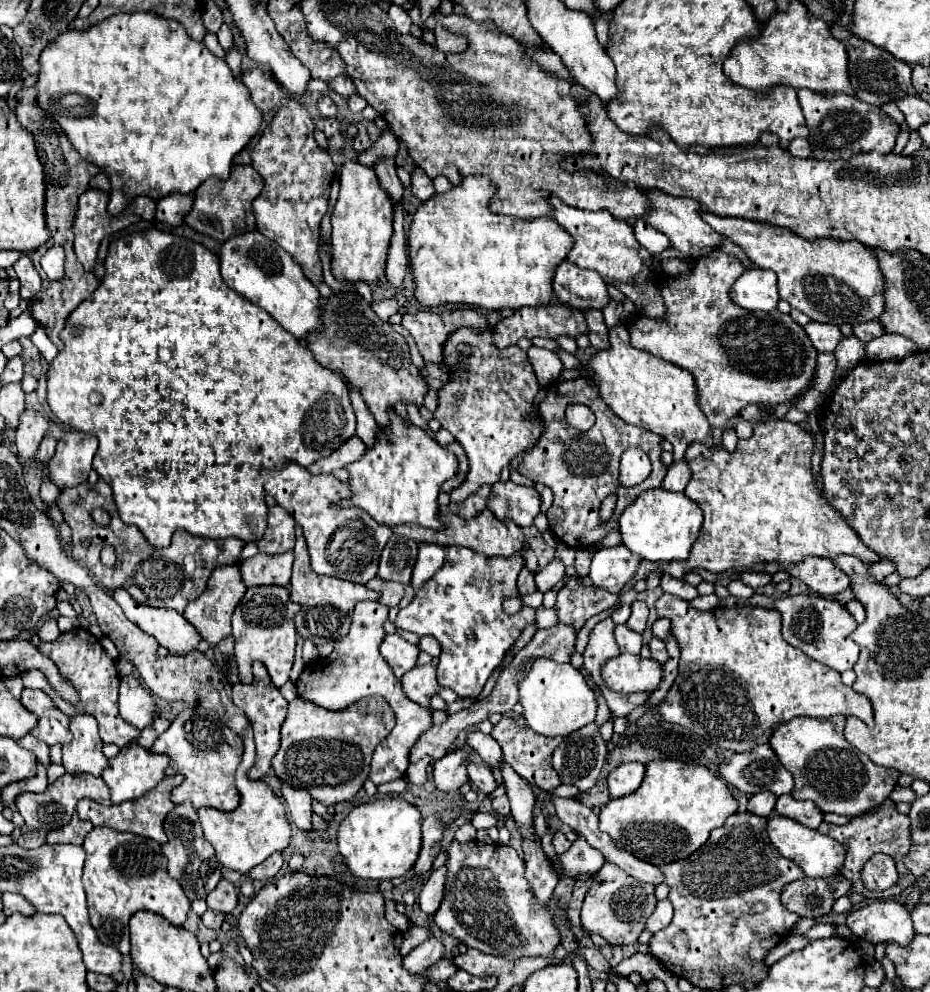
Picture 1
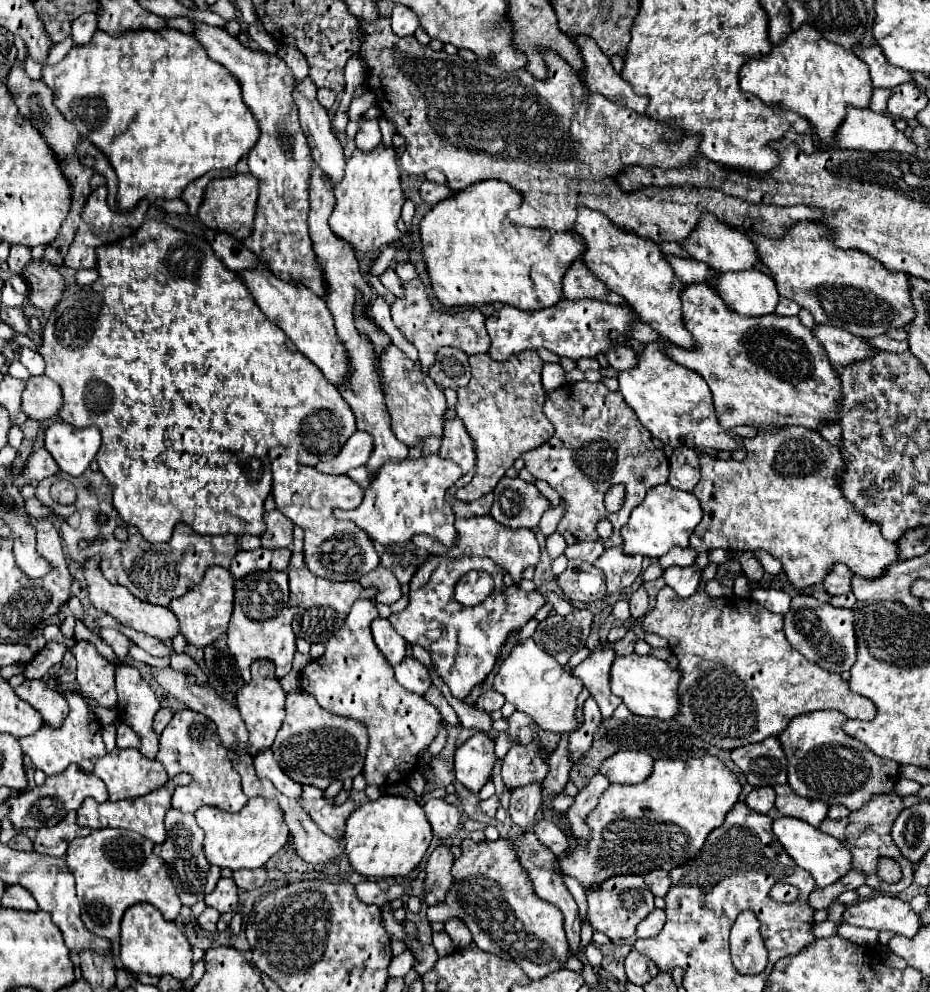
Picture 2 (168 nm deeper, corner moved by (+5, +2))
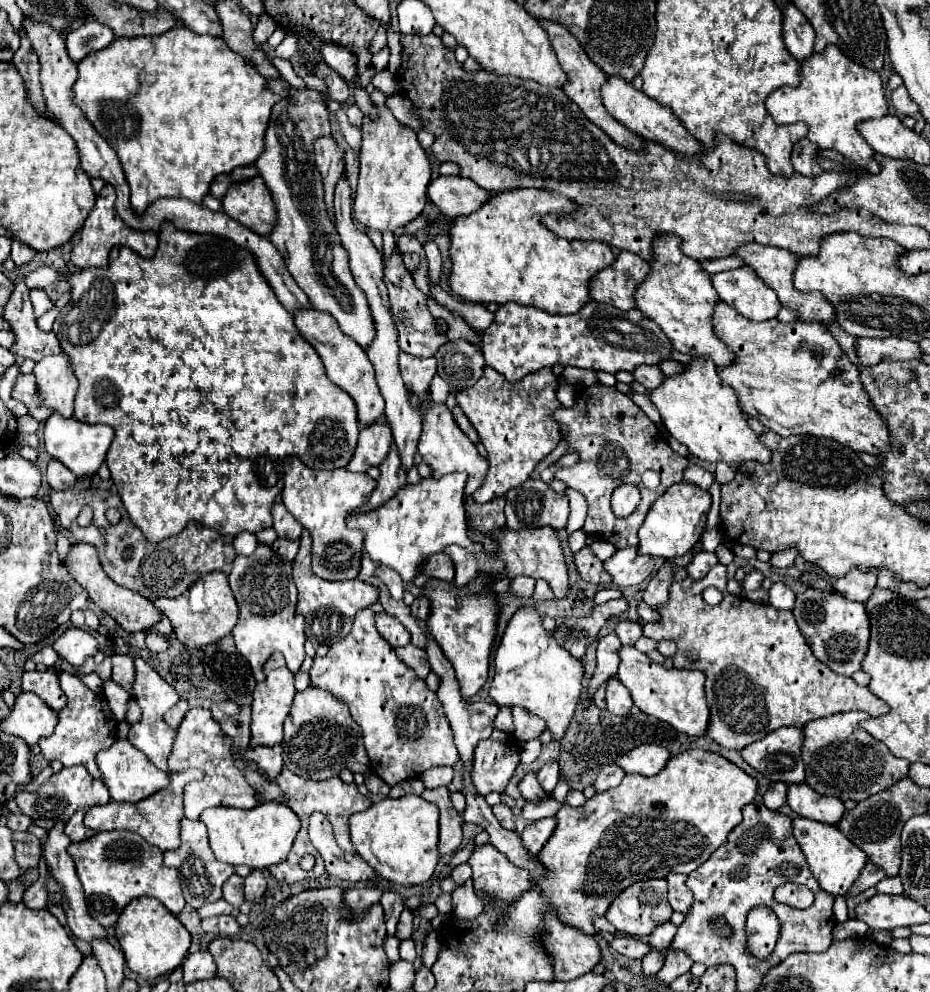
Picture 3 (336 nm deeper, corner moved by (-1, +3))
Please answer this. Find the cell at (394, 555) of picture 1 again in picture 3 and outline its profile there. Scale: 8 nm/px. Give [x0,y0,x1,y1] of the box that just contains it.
[423,552,455,580]

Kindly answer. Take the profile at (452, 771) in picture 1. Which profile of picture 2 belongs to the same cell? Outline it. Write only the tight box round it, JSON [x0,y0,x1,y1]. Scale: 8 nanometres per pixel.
[455,731,497,793]

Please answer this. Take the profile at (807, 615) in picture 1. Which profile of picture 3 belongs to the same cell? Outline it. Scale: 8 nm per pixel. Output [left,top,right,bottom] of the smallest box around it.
[793,588,869,676]

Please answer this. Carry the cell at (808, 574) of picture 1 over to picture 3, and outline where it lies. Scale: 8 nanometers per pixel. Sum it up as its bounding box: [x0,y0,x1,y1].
[833,570,877,602]

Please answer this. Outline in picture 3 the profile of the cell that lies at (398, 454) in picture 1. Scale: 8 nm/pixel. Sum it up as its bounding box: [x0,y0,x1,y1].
[347,472,483,582]

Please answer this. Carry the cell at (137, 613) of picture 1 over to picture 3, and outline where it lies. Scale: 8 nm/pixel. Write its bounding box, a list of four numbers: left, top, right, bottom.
[67,544,163,632]

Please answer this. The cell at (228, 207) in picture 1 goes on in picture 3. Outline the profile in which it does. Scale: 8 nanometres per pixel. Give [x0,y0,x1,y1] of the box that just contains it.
[221,176,275,236]

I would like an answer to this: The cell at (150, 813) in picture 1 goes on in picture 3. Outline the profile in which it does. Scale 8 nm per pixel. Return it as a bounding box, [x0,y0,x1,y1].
[85,788,183,850]

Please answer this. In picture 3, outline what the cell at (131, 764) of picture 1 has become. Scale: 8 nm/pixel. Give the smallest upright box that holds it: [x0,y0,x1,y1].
[95,740,171,802]

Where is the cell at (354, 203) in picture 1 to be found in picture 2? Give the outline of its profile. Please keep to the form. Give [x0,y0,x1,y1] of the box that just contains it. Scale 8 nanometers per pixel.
[329,143,413,253]

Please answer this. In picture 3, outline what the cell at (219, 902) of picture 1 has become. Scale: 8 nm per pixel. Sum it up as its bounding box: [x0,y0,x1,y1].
[223,874,245,908]

